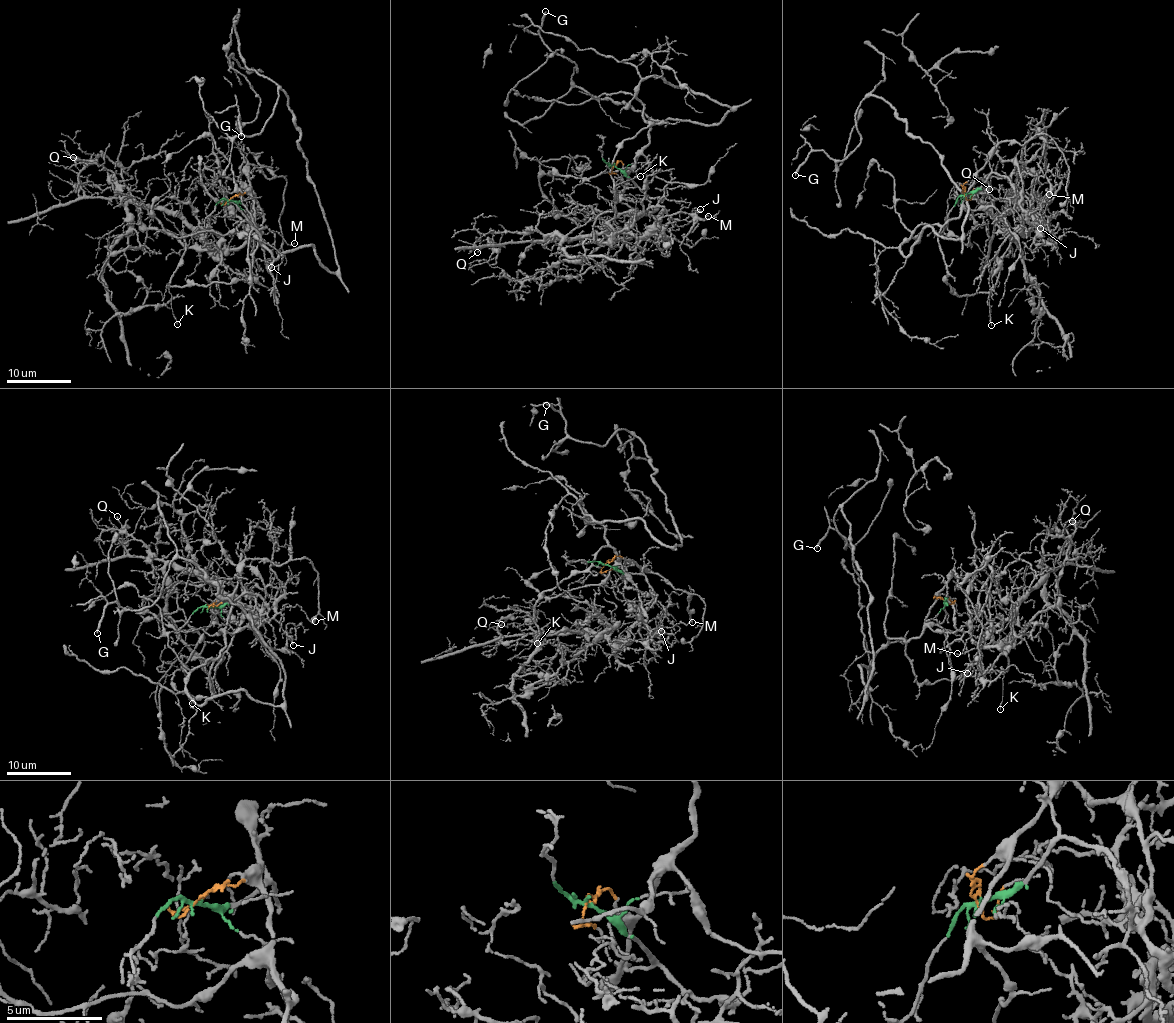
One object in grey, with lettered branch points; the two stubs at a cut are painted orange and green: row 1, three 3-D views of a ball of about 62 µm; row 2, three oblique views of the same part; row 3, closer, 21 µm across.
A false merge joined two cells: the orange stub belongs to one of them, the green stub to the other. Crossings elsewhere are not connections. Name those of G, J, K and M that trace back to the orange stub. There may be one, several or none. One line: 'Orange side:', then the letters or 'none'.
Orange side: G, K

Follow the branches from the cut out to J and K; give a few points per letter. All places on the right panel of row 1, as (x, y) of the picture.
J: (965, 194), (974, 191), (996, 173), (1007, 180), (1017, 204), (1038, 214), (1043, 221), (1040, 228)
K: (965, 194), (962, 186), (973, 181), (961, 214), (939, 232), (946, 282), (951, 293), (989, 294), (991, 325)

